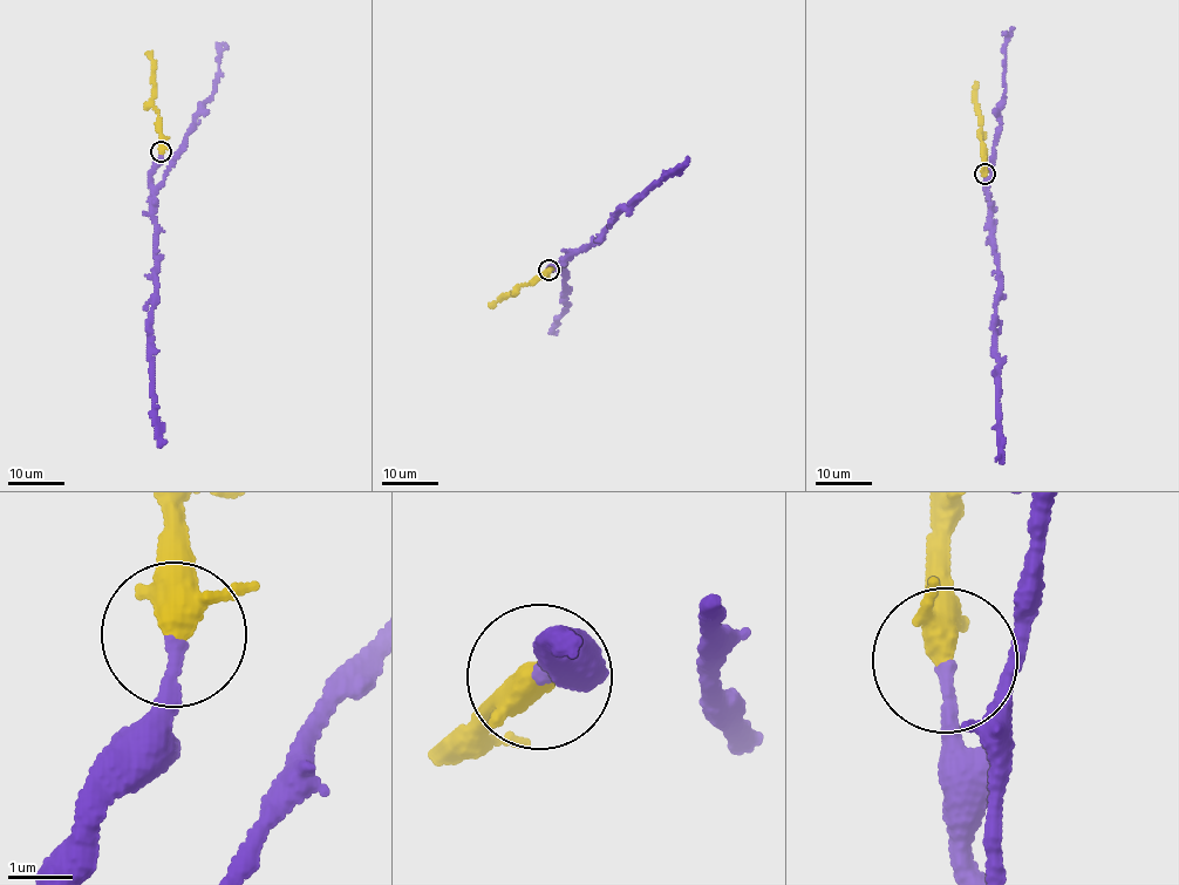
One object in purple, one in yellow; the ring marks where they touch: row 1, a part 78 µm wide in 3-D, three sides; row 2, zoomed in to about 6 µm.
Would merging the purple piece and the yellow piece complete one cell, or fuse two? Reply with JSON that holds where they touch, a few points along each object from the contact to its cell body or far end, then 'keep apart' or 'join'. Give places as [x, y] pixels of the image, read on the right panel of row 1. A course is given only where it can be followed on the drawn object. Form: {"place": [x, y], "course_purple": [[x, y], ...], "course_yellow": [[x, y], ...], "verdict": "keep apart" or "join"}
{"place": [985, 174], "course_purple": [[985, 175], [990, 235], [997, 264], [999, 297], [995, 308], [999, 362], [997, 460]], "course_yellow": [[985, 175], [985, 152], [979, 134], [980, 111], [974, 101], [976, 84]], "verdict": "join"}

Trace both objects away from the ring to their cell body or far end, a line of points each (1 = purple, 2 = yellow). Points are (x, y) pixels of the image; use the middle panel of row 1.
1: (549, 270), (570, 253), (590, 246), (626, 206), (688, 158)
2: (549, 270), (538, 279), (520, 285), (510, 295), (501, 297), (490, 307)

